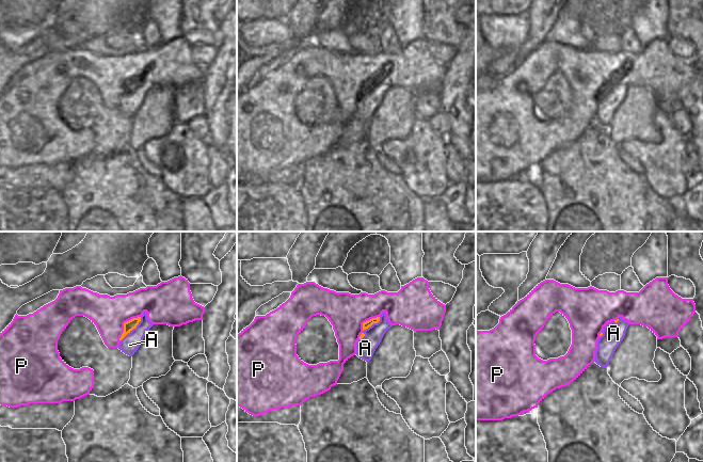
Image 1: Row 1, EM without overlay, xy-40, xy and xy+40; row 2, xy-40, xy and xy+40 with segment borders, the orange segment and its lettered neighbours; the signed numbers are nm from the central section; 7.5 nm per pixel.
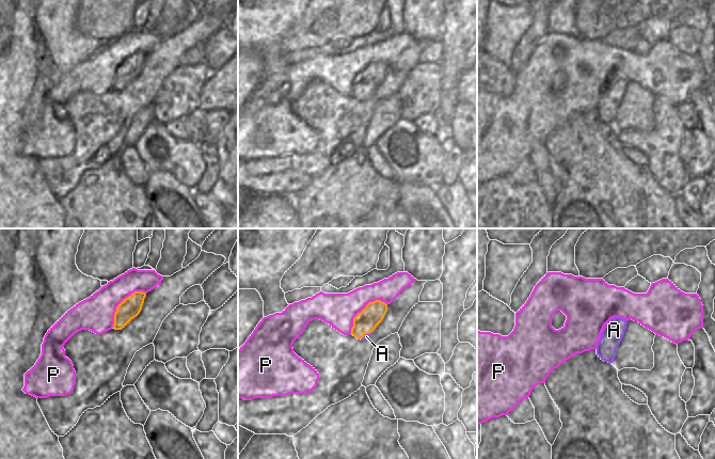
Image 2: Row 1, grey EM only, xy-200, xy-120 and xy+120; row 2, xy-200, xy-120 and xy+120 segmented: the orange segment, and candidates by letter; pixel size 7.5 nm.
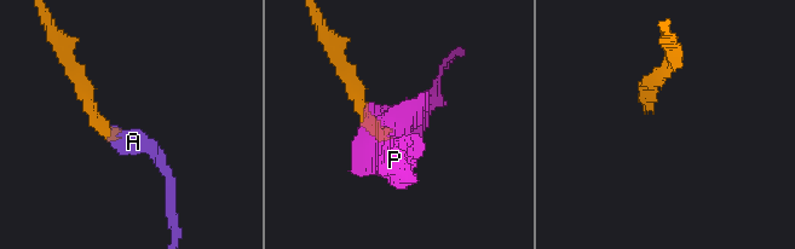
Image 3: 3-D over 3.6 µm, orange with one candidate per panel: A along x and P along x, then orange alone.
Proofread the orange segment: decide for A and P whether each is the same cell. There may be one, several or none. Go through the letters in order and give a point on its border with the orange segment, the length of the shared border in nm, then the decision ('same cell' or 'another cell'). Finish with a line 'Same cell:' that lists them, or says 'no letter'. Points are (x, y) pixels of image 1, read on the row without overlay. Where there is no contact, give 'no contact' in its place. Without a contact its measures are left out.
A: contact xy (368, 88); length 240 nm; same cell
P: contact xy-40 (124, 85); length 240 nm; another cell
Same cell: A

